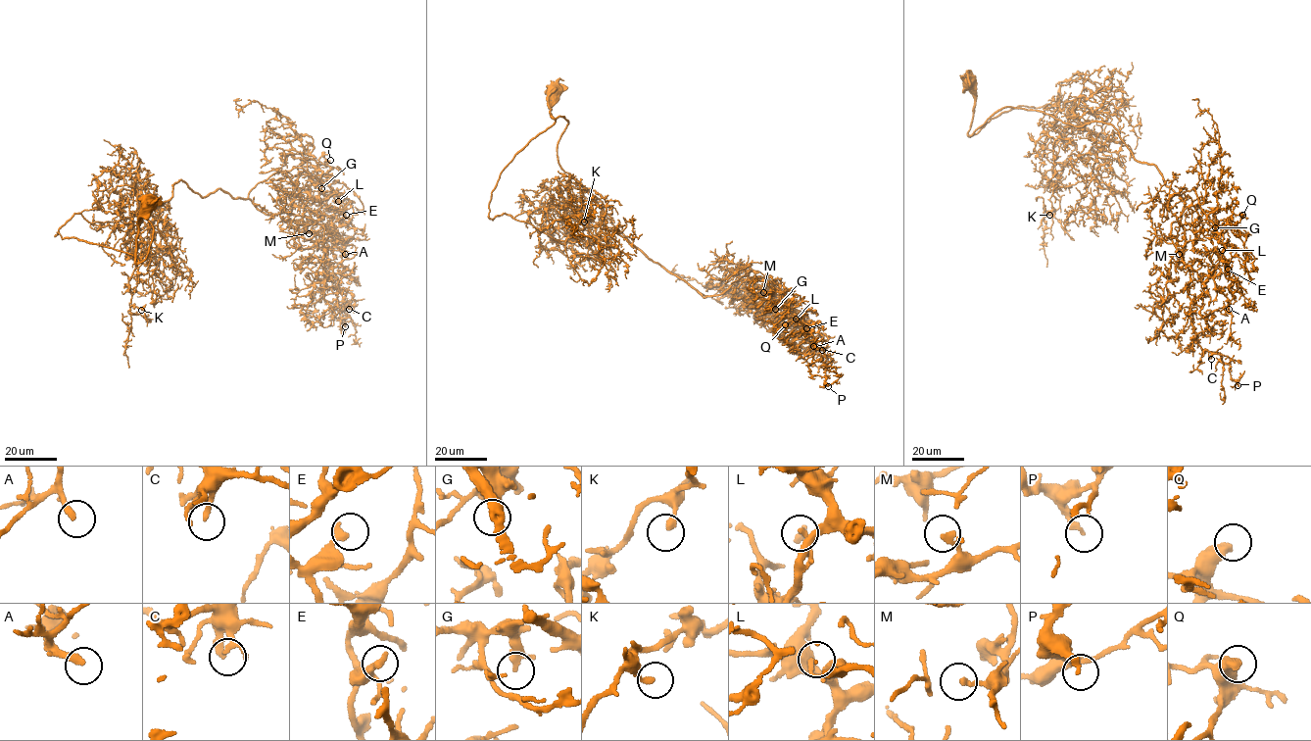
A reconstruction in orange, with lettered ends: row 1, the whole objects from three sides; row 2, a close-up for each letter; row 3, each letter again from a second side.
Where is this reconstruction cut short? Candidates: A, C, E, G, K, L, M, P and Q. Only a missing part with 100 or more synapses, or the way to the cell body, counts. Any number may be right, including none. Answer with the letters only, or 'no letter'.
A

